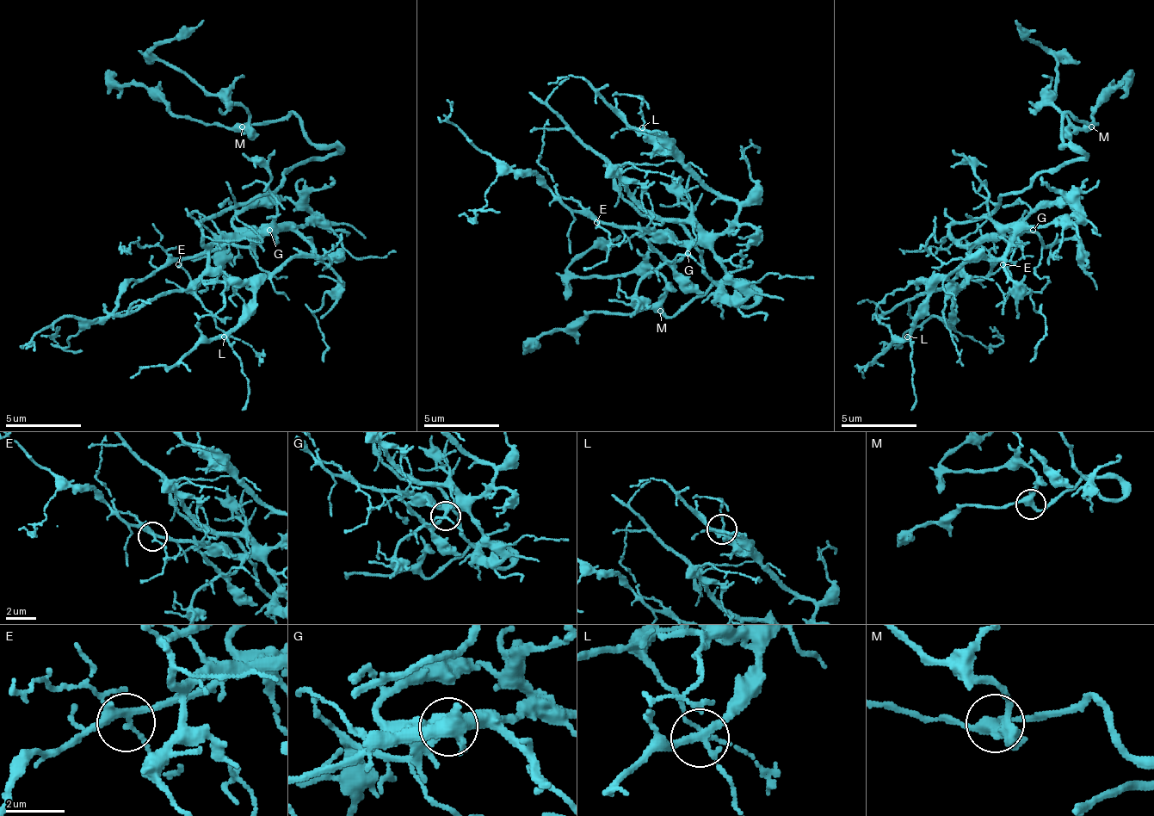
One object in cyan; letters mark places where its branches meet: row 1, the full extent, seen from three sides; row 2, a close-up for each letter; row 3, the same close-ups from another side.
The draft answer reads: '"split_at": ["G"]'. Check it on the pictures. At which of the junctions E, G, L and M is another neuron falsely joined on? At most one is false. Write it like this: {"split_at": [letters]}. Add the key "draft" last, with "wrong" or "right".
{"split_at": [], "draft": "wrong"}

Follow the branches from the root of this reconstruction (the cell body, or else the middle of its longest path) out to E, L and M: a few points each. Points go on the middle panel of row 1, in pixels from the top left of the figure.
E: (653, 219), (642, 215), (619, 195), (623, 181), (669, 226), (664, 230), (642, 230), (638, 226), (596, 222)
L: (653, 219), (619, 195), (623, 181), (650, 211), (691, 219), (706, 234), (722, 234), (737, 203), (642, 127)
M: (653, 219), (683, 230), (733, 302), (749, 306), (752, 291), (714, 283), (669, 318), (661, 310)

